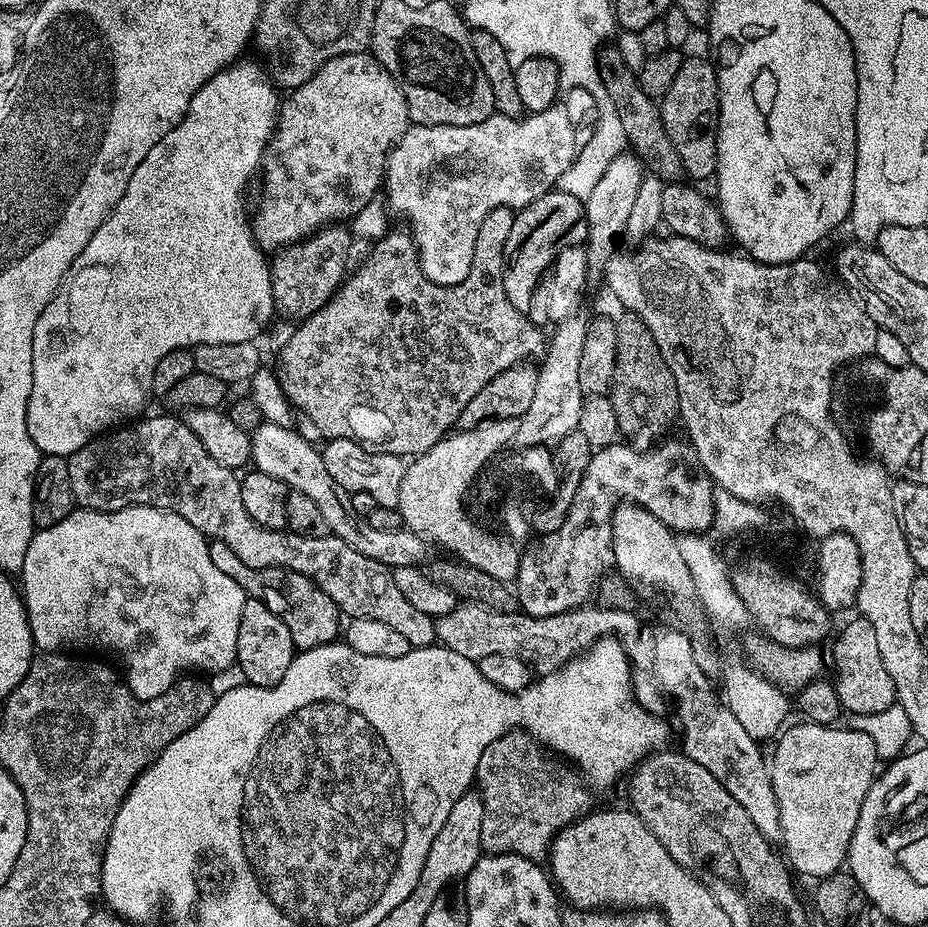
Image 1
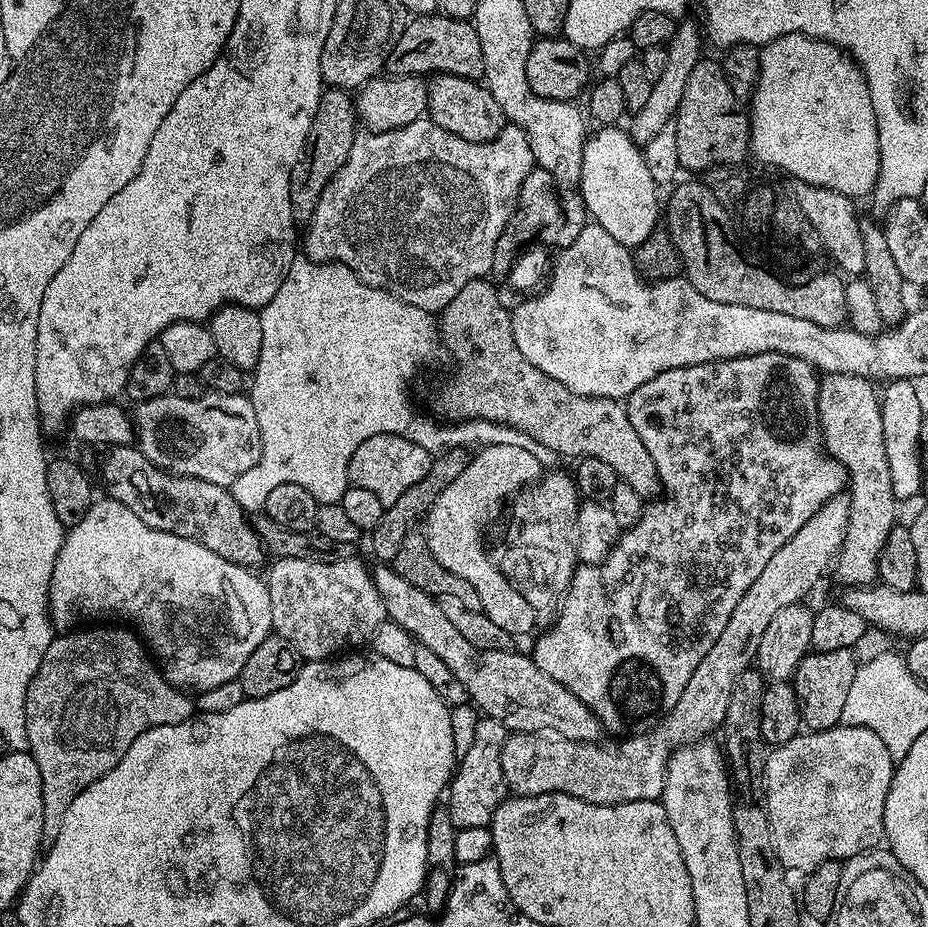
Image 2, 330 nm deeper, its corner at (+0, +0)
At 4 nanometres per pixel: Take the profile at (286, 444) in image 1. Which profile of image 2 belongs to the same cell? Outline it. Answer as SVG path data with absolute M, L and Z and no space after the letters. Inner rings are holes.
M208 392L187 400L169 394L139 401L135 408L134 440L153 468L231 486L260 460L258 418L247 395Z

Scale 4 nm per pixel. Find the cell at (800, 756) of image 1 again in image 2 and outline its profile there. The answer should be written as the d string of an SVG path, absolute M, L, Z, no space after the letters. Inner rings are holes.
M847 726L821 728L815 734L798 734L784 744L773 747L771 751L767 753L766 759L763 761L762 792L763 795L768 795L766 811L770 822L770 830L772 831L774 850L778 854L778 858L783 862L785 869L791 870L793 873L796 871L807 874L815 870L818 864L824 864L827 860L833 858L847 862L859 857L863 853L860 852L863 848L872 848L876 843L881 843L884 840L882 817L886 810L886 794L890 790L889 783L892 781L894 765L890 758L890 750L886 750L886 742L882 742L882 738L878 738L878 734L874 734L874 730L849 728Z

